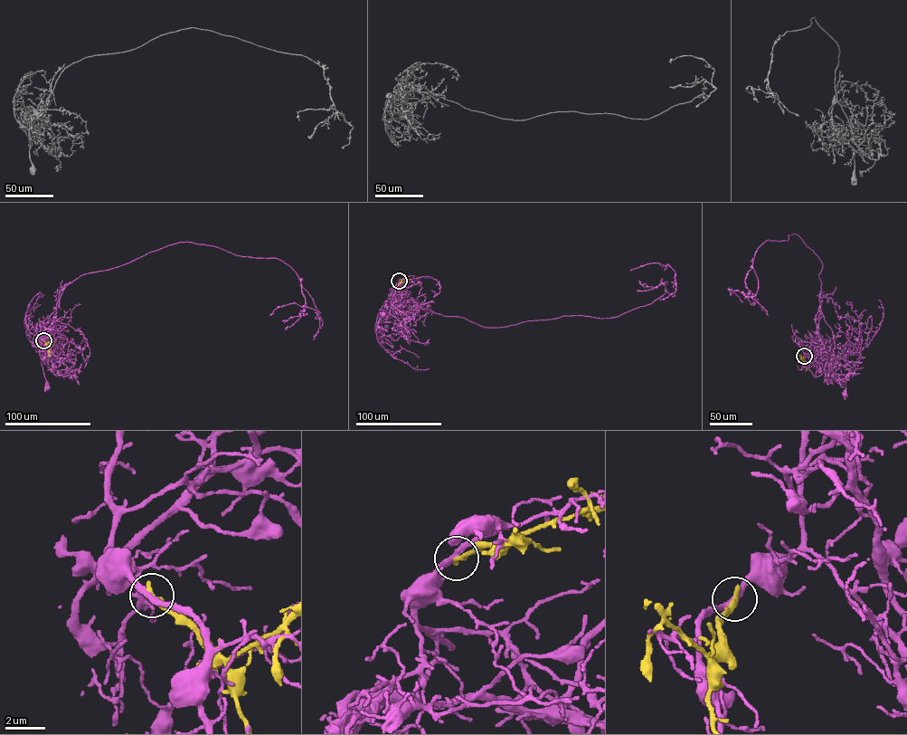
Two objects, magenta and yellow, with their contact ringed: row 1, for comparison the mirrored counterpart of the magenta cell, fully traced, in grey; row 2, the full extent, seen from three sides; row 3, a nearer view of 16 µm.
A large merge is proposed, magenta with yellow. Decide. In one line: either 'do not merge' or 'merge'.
do not merge

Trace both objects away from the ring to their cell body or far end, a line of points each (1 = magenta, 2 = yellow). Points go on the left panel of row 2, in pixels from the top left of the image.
1: (43, 340), (41, 331), (41, 363), (47, 387)
2: (43, 340), (48, 348), (47, 357)

